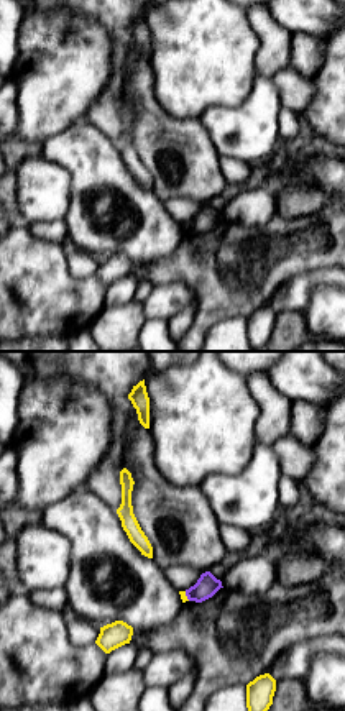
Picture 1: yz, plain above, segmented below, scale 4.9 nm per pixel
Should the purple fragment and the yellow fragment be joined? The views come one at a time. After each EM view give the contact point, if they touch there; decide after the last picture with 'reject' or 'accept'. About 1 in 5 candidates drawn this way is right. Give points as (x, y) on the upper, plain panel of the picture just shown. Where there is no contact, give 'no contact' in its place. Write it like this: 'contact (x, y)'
contact (186, 227)

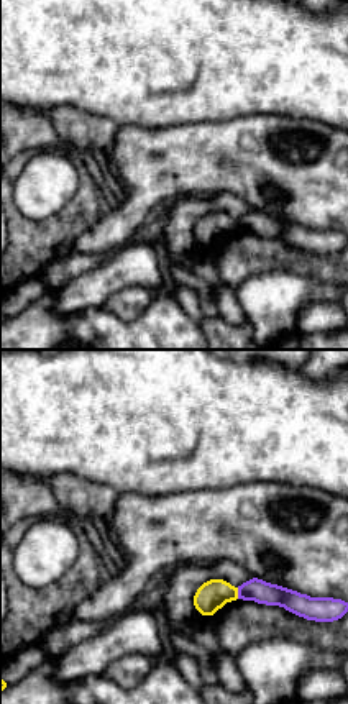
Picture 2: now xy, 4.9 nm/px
contact (238, 225)

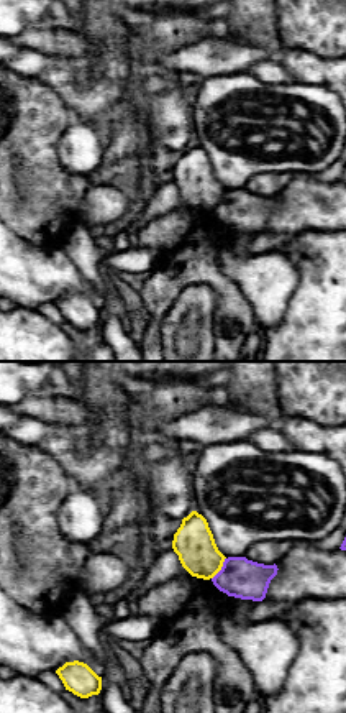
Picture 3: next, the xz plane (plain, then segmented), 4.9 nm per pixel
contact (222, 201)

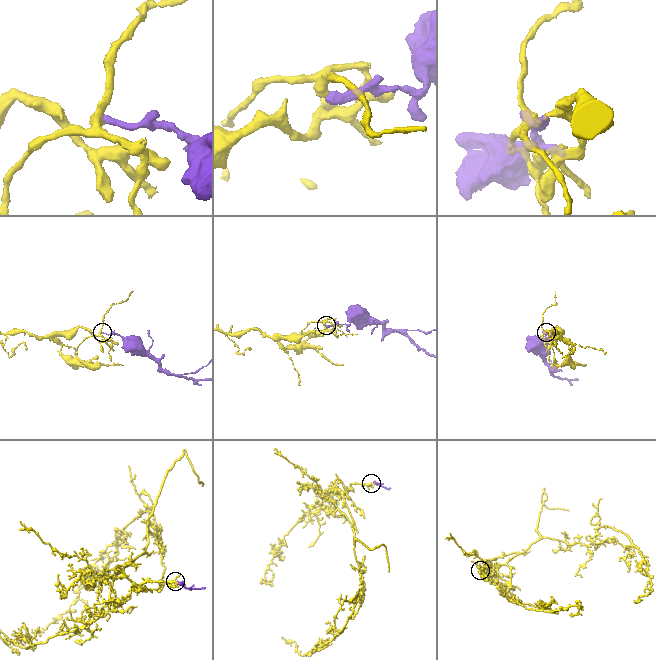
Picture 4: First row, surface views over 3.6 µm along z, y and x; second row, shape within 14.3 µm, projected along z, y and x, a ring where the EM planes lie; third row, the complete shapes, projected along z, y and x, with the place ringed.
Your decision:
reject

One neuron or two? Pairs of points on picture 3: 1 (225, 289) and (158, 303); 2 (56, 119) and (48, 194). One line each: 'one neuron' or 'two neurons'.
1: one neuron
2: one neuron

